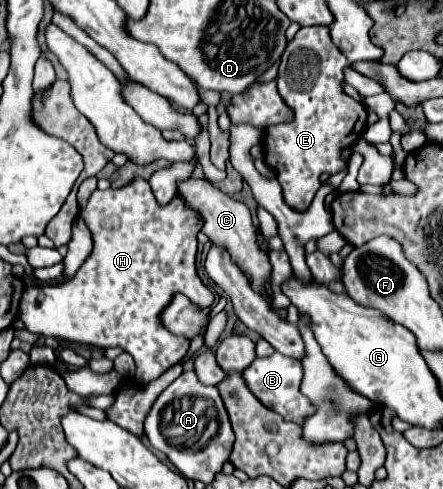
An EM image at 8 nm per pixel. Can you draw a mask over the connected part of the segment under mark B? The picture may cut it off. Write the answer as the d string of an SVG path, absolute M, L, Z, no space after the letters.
M279 352L267 356L267 358L255 358L255 362L243 370L243 380L247 382L249 390L271 410L281 414L285 420L301 422L307 414L311 414L315 408L311 402L299 392L299 384L303 378L301 362L289 356L283 356Z

